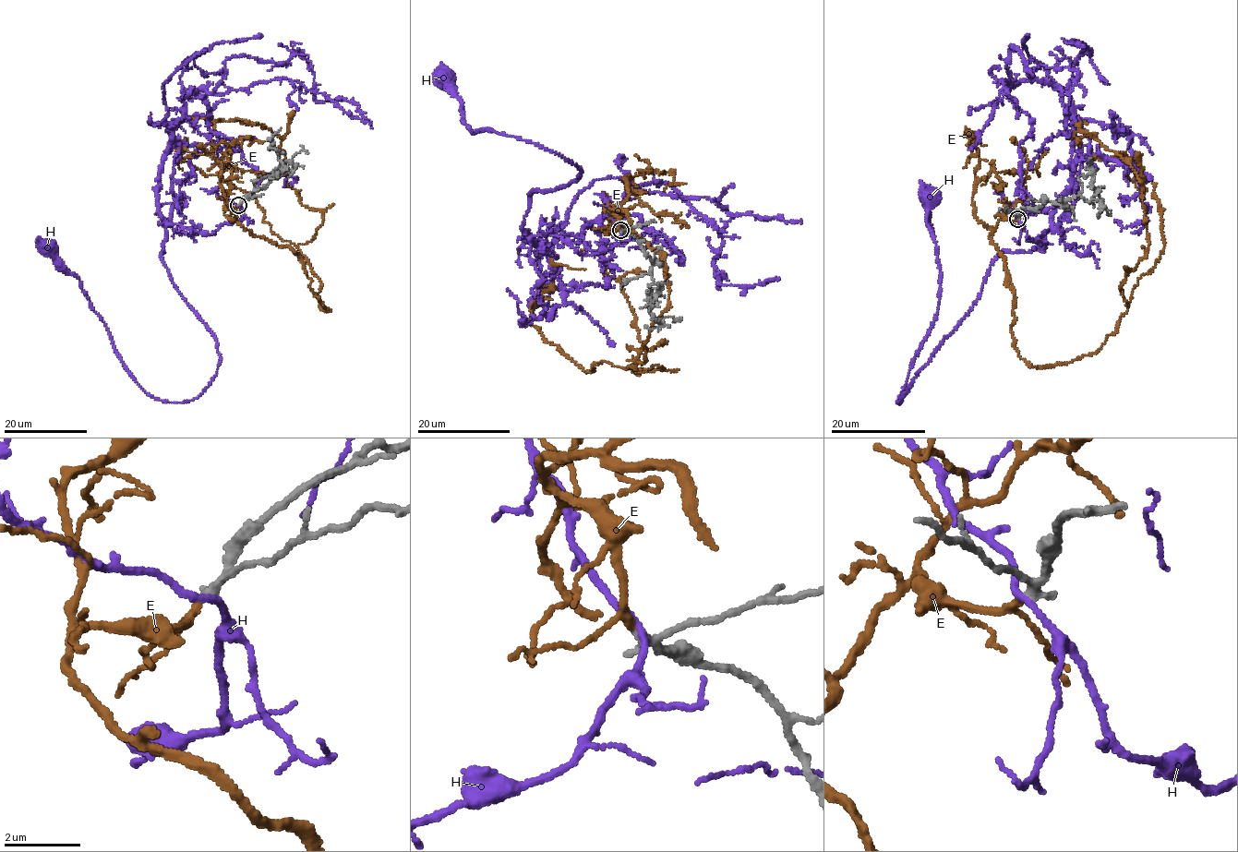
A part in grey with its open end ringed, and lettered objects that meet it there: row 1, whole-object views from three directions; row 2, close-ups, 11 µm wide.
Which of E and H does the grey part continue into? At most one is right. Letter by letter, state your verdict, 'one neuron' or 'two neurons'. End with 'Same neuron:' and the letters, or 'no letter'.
E: one neuron
H: two neurons
Same neuron: E

